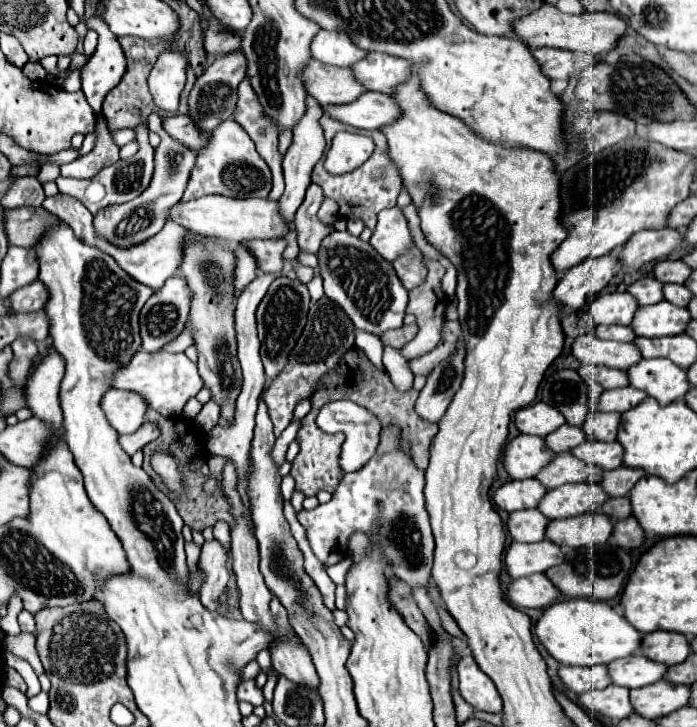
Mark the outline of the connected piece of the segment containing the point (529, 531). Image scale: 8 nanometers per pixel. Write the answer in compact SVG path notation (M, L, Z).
M517 510L509 514L505 528L515 542L539 542L547 524L549 520L539 510Z

